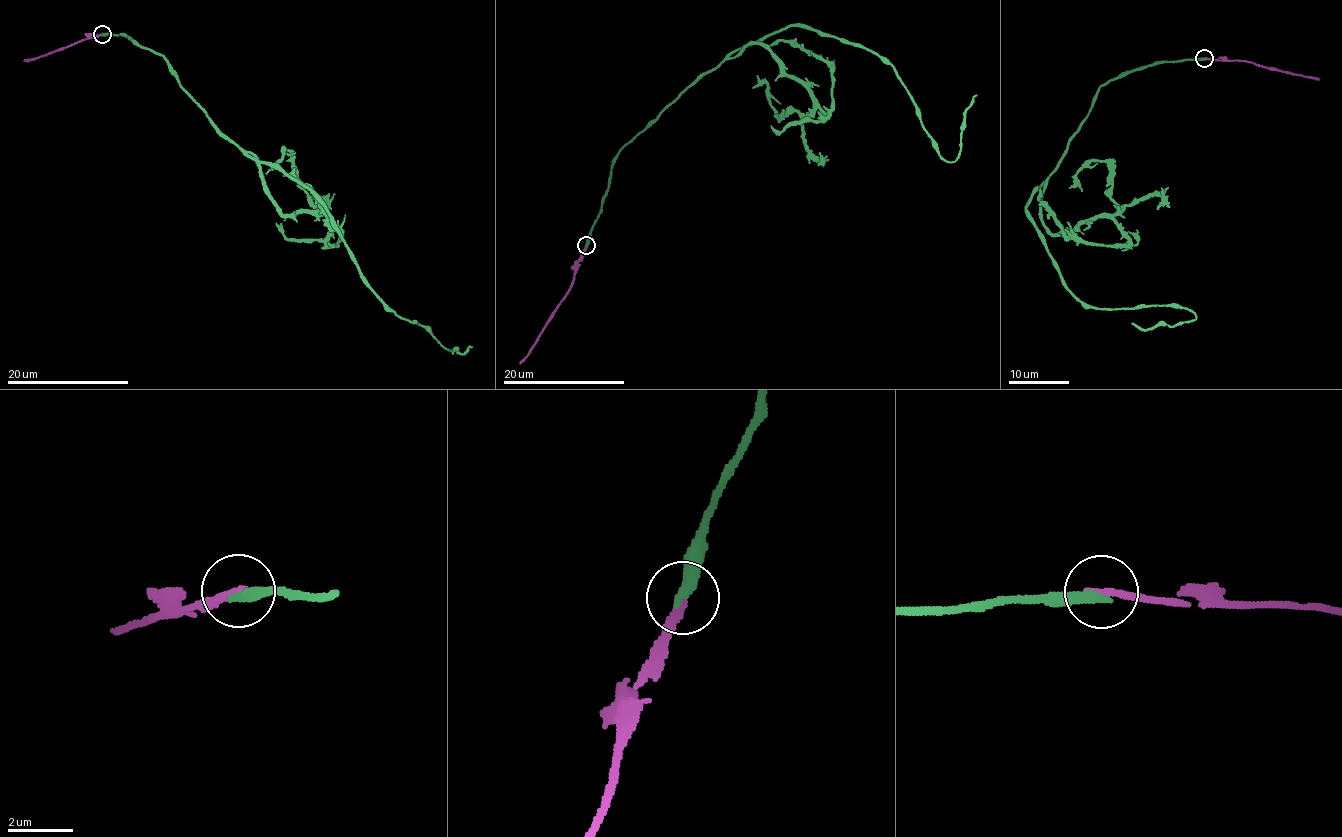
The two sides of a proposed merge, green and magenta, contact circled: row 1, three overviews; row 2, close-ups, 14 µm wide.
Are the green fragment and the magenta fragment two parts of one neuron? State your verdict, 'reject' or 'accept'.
reject

